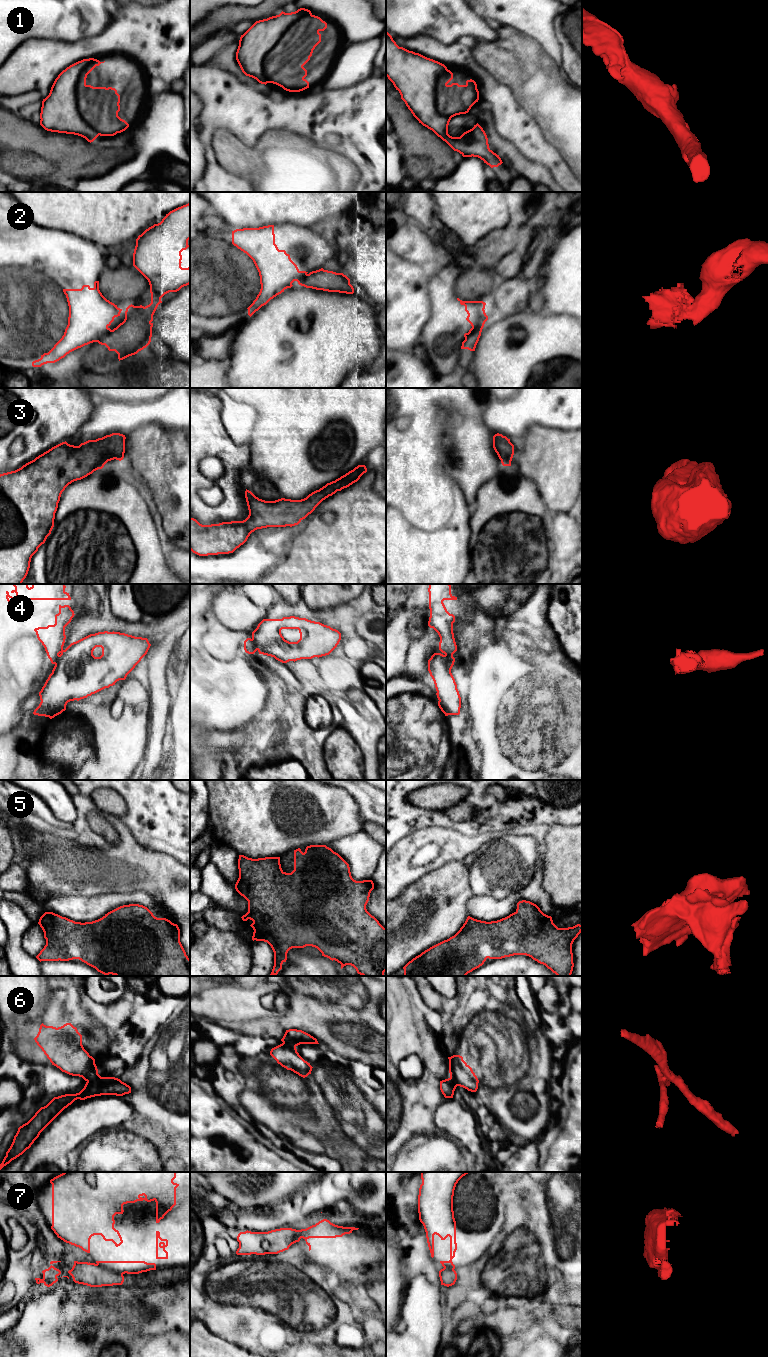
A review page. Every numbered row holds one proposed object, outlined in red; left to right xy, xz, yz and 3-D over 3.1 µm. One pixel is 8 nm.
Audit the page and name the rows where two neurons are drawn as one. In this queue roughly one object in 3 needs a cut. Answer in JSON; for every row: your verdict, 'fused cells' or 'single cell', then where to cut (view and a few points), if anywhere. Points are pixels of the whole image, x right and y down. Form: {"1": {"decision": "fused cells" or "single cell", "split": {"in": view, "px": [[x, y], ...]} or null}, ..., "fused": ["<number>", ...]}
{"1": {"decision": "single cell", "split": null}, "2": {"decision": "fused cells", "split": {"in": "yz", "px": [[483, 323], [465, 338]]}}, "3": {"decision": "single cell", "split": null}, "4": {"decision": "fused cells", "split": {"in": "xz", "px": [[252, 638], [257, 649]]}}, "5": {"decision": "single cell", "split": null}, "6": {"decision": "fused cells", "split": {"in": "xz", "px": [[283, 1042], [295, 1046]]}}, "7": {"decision": "fused cells", "split": {"in": "xy", "px": [[96, 1264], [122, 1274]]}}, "fused": ["2", "4", "6", "7"]}

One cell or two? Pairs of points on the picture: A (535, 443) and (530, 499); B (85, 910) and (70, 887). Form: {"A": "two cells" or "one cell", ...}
{"A": "two cells", "B": "two cells"}

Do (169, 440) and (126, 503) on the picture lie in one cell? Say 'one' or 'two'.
two

